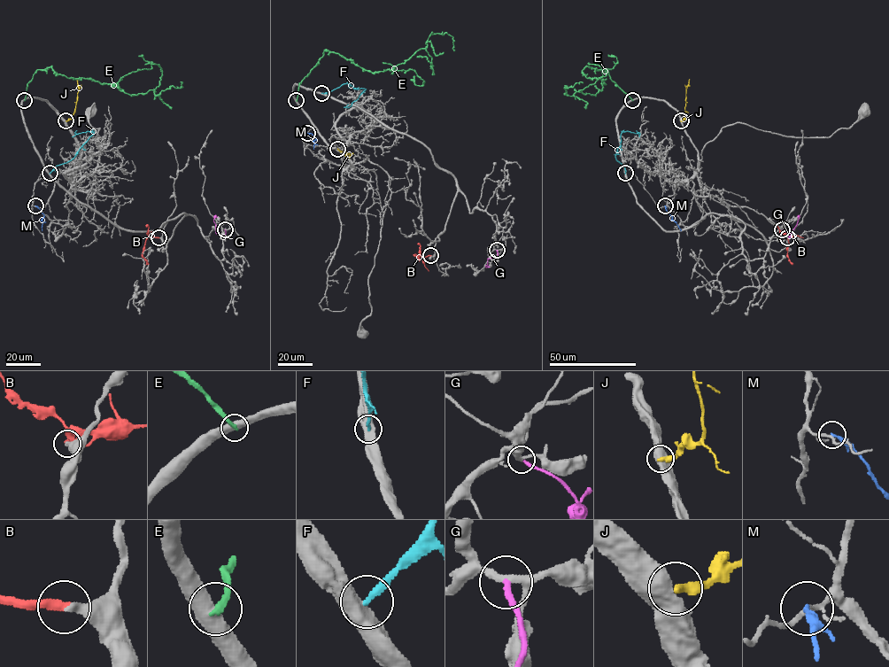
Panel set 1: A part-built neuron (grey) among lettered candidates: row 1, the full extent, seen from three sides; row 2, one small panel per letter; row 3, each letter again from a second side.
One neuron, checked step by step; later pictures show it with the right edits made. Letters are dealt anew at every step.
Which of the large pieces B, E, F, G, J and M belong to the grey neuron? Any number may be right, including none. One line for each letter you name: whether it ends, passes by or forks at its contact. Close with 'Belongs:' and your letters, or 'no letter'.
B: it ends
Belongs: B

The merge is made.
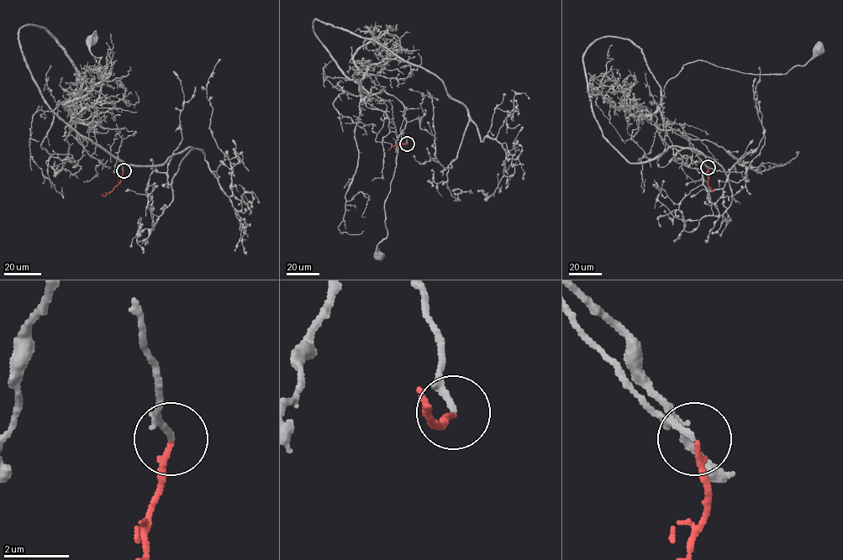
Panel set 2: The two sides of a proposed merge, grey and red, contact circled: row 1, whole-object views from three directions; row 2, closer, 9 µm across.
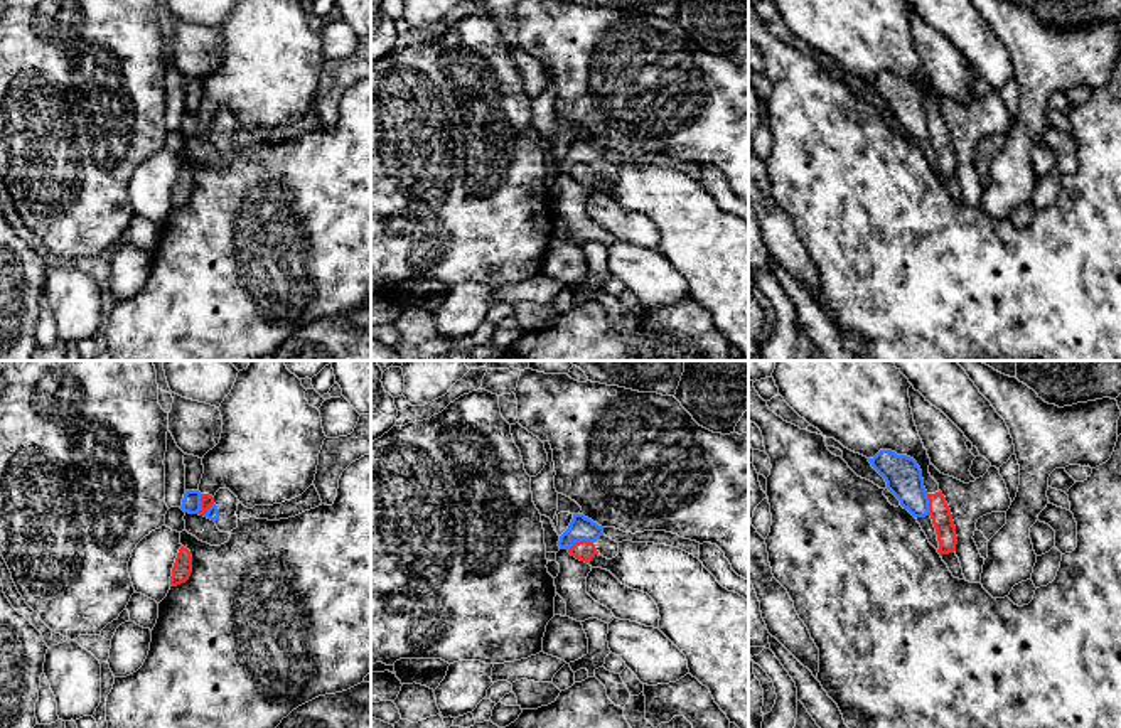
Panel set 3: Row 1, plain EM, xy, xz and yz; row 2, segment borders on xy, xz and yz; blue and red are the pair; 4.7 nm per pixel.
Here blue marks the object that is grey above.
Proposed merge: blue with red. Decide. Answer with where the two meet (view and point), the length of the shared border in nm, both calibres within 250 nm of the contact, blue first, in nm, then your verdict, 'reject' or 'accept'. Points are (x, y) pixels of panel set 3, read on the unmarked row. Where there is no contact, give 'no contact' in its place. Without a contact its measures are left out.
contact xz (580, 162); length 130 nm; calibres 120 and 90 nm; reject

